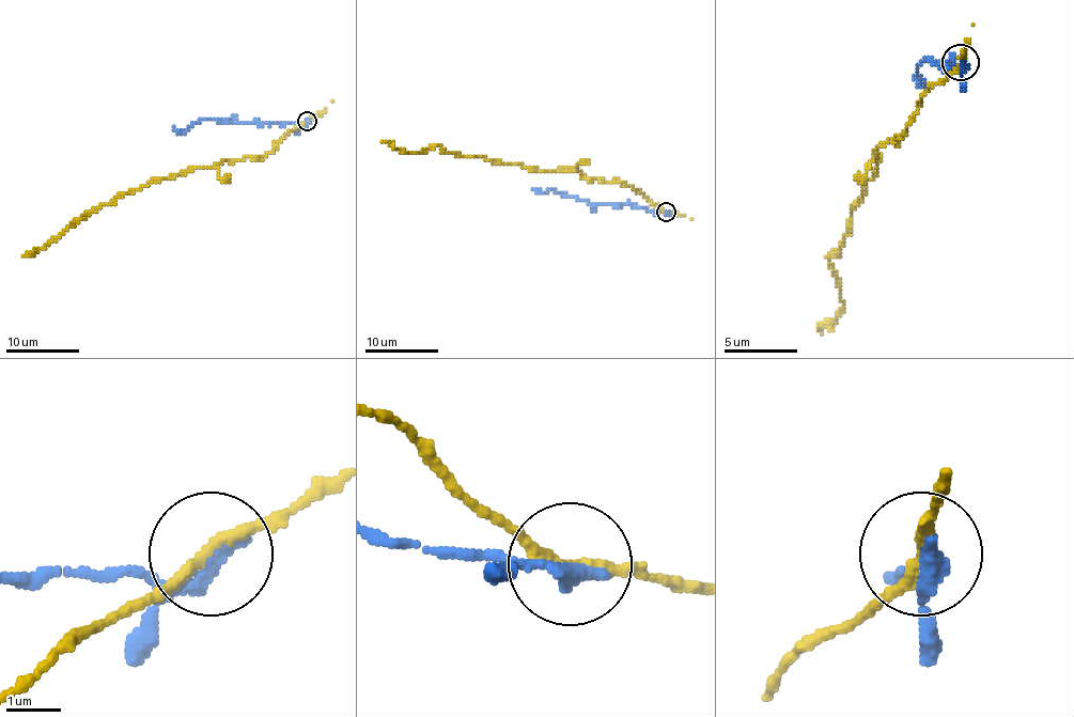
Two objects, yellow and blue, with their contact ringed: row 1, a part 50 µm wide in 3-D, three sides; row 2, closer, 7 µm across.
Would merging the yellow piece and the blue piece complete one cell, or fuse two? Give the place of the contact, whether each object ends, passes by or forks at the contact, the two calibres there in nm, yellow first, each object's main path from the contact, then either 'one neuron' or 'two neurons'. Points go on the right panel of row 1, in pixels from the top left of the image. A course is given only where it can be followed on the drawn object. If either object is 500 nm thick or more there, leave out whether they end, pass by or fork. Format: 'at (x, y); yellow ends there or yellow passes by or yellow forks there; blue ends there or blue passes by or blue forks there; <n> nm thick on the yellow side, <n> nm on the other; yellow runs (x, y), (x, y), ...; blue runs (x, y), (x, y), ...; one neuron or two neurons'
at (961, 62); yellow passes by; blue ends there; 180 nm thick on the yellow side, 380 nm on the other; yellow runs (962, 61), (921, 98), (902, 135), (873, 153), (876, 172), (828, 256), (843, 308), (822, 333); blue runs (962, 61), (962, 68), (947, 65), (947, 68), (924, 61), (917, 68), (921, 83), (914, 76); two neurons

